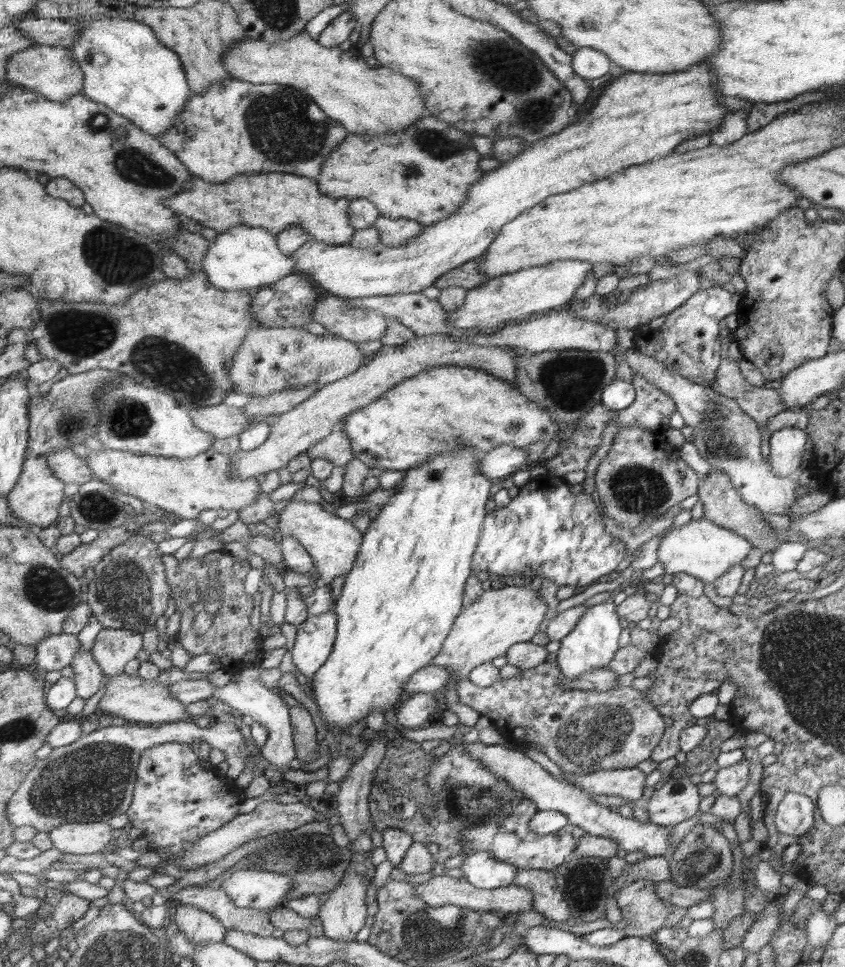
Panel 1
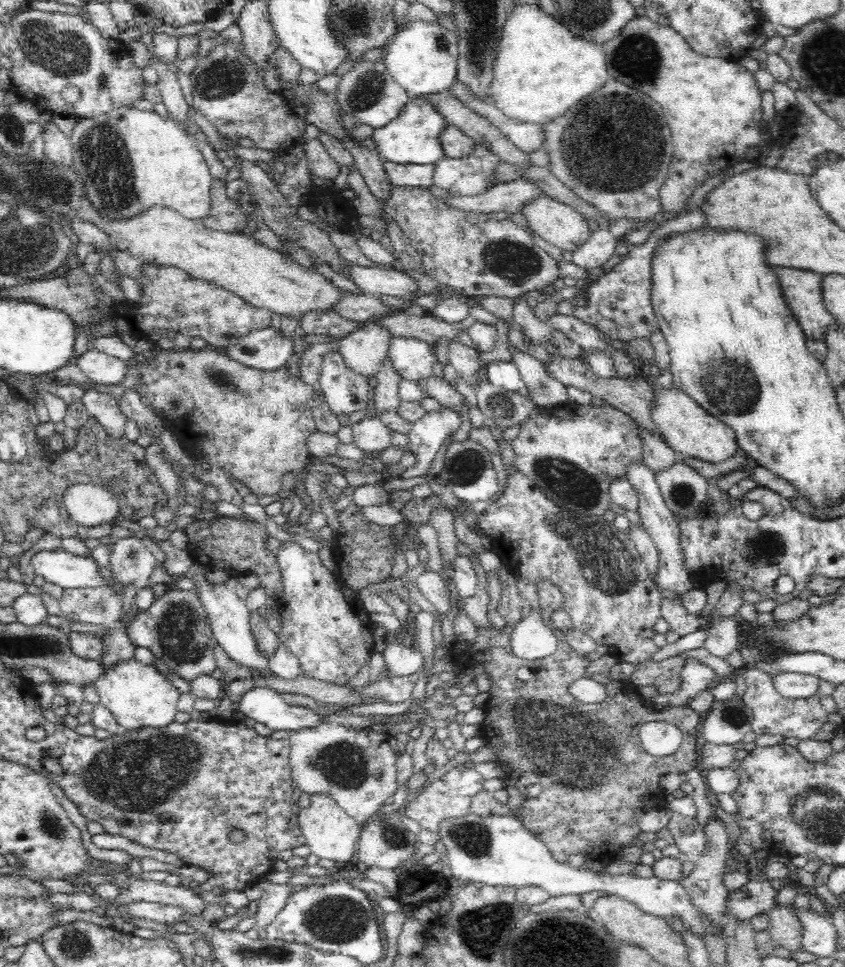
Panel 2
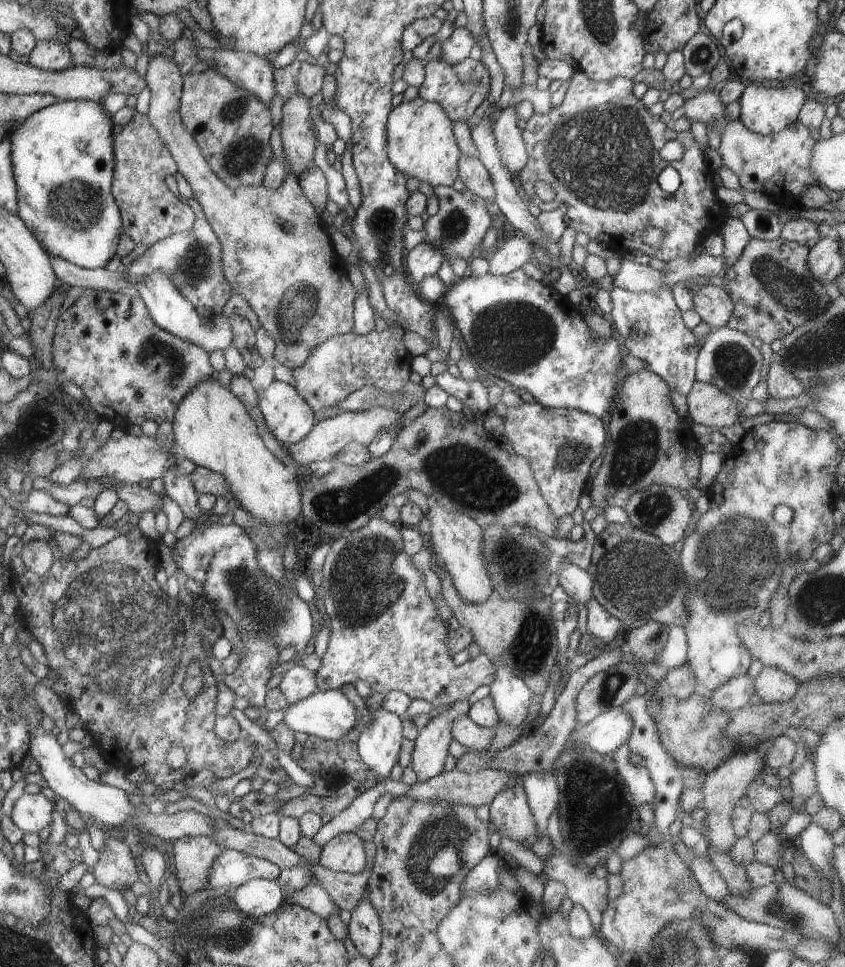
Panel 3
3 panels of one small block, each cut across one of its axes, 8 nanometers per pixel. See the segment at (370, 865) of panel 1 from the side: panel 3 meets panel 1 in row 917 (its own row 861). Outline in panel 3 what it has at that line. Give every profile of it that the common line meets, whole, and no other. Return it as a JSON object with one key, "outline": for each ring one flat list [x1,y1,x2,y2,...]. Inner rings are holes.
{"outline":[[355,832,338,833,322,847,319,864,334,872,361,873,366,868,363,838]]}

